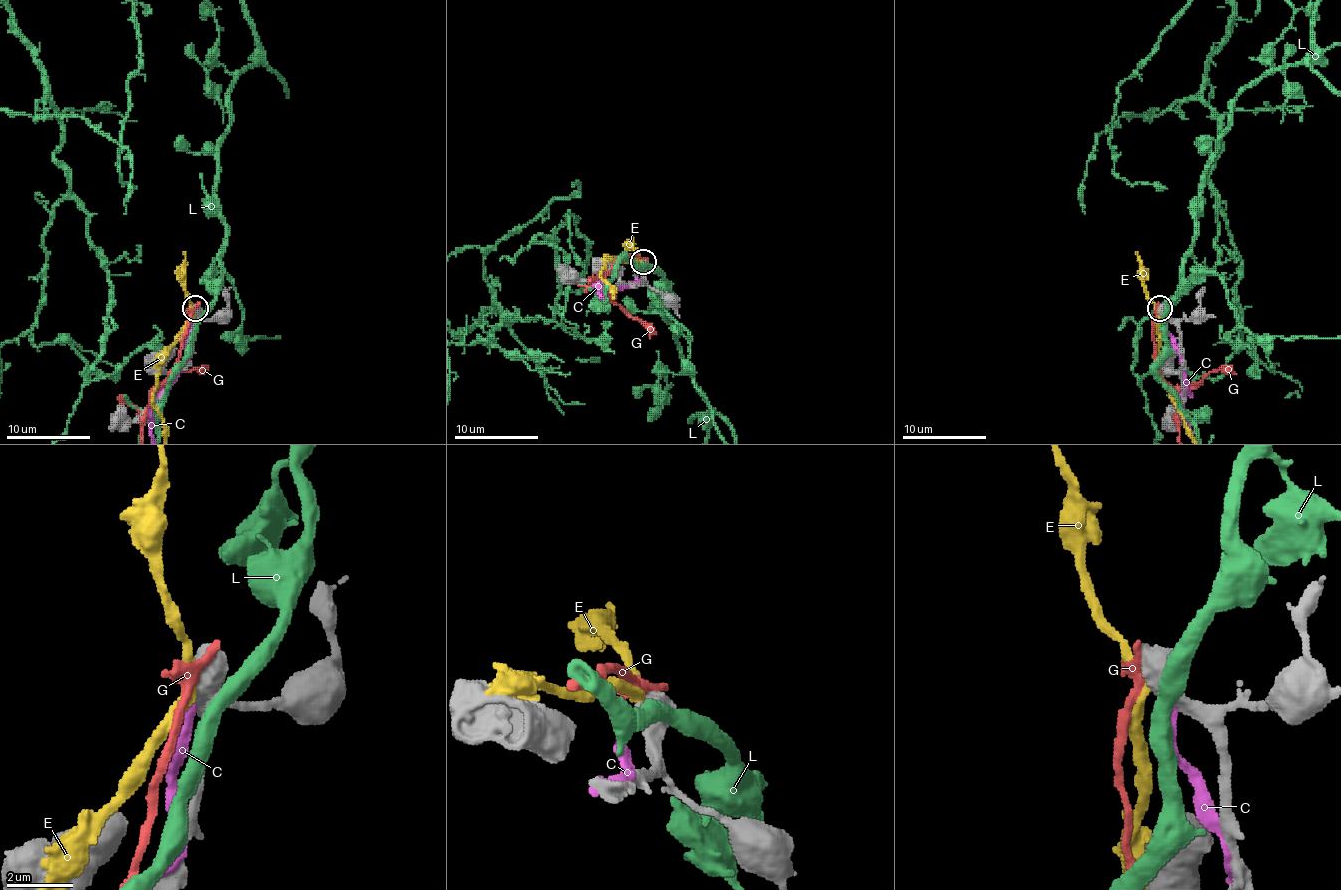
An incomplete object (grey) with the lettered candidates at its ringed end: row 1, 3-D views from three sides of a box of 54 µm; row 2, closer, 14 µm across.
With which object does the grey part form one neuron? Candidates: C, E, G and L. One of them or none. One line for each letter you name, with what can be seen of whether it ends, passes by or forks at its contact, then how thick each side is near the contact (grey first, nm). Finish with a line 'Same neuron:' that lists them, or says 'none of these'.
Same neuron: none of these

